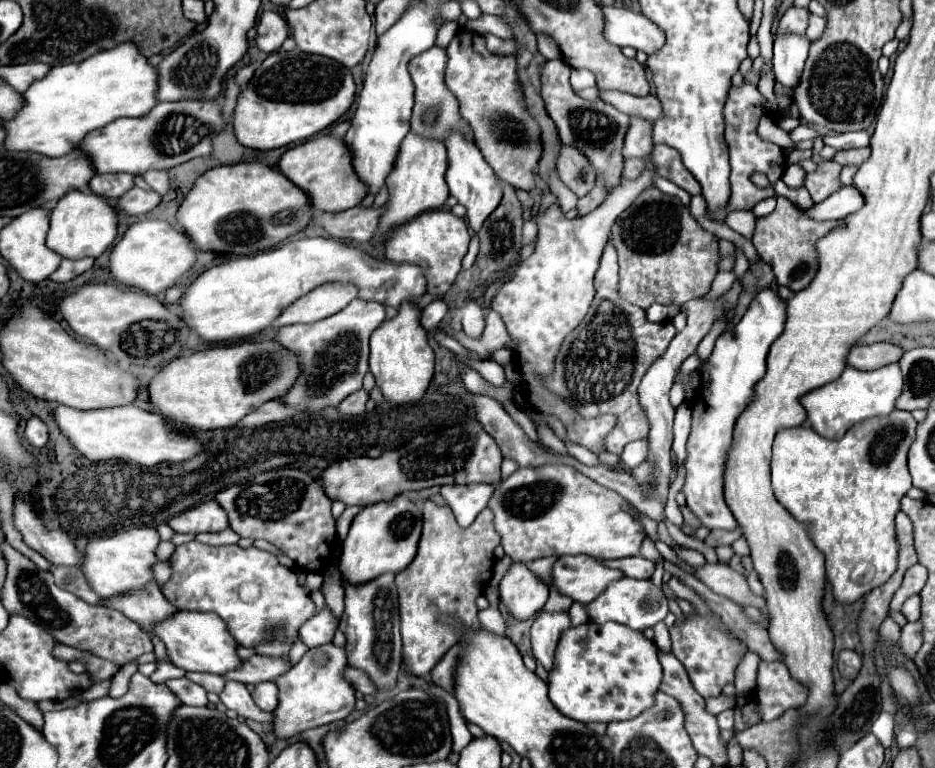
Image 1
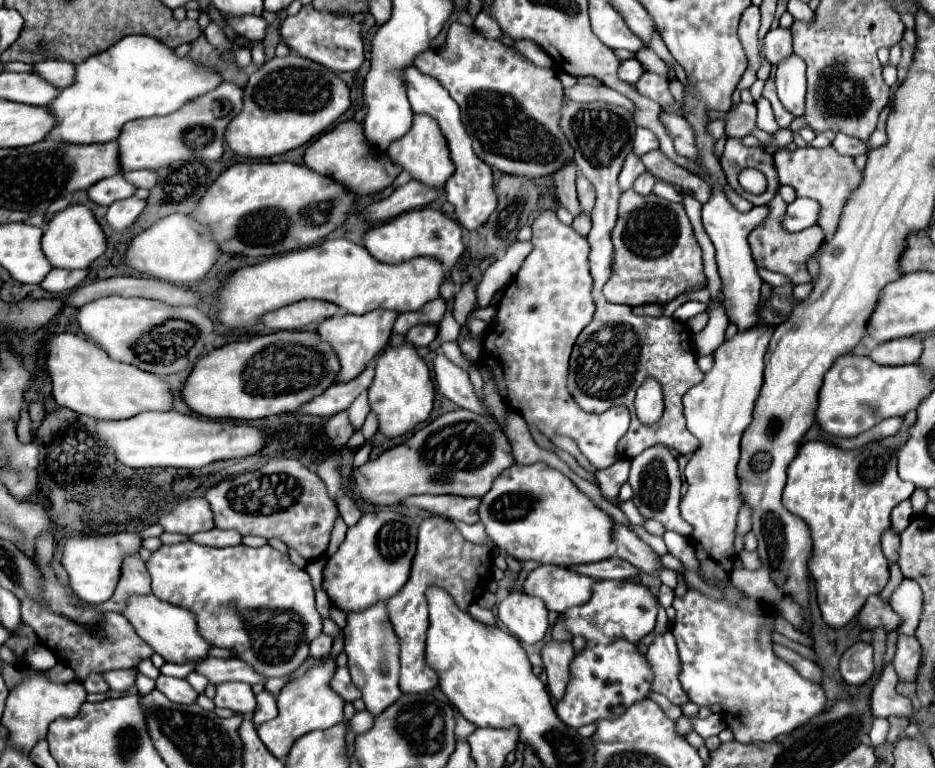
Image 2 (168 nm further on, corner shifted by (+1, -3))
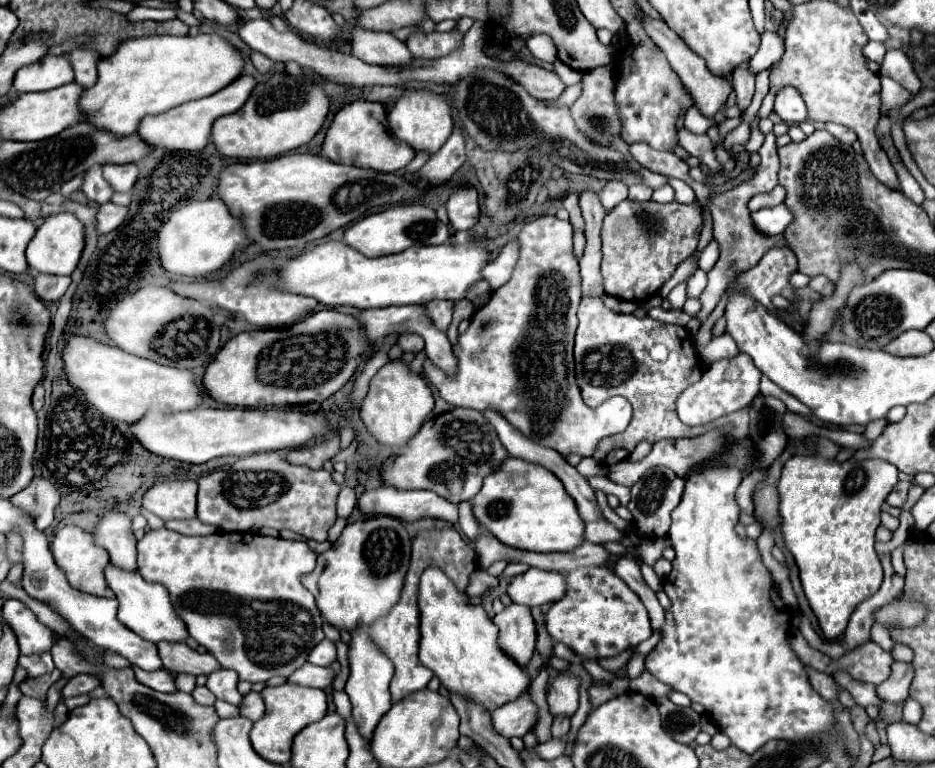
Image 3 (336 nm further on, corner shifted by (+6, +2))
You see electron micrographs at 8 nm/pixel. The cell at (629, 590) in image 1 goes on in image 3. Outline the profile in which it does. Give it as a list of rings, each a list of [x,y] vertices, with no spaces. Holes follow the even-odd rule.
[[[582,567],[578,571],[564,573],[566,579],[566,595],[552,603],[546,613],[546,629],[552,637],[552,641],[560,641],[568,645],[574,653],[588,659],[602,659],[602,657],[614,657],[628,647],[636,647],[638,643],[646,641],[652,635],[648,613],[640,601],[640,597],[608,567]]]

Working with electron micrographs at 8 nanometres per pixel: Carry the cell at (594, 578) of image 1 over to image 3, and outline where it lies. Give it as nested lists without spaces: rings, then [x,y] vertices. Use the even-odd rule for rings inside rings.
[[[528,569],[526,573],[512,577],[508,595],[514,603],[528,607],[556,603],[562,595],[566,595],[566,581],[556,571]]]

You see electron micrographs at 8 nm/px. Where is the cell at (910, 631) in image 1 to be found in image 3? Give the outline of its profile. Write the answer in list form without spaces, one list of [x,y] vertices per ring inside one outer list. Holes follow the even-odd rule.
[[[894,661],[890,677],[884,683],[880,683],[880,687],[876,687],[880,699],[890,701],[890,703],[898,703],[898,701],[908,699],[908,687],[912,683],[912,677],[914,677],[912,663]]]

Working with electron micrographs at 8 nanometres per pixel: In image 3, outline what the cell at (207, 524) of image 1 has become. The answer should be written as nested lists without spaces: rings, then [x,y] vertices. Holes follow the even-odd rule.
[[[160,481],[144,495],[144,505],[156,517],[194,519],[196,517],[196,481]]]

